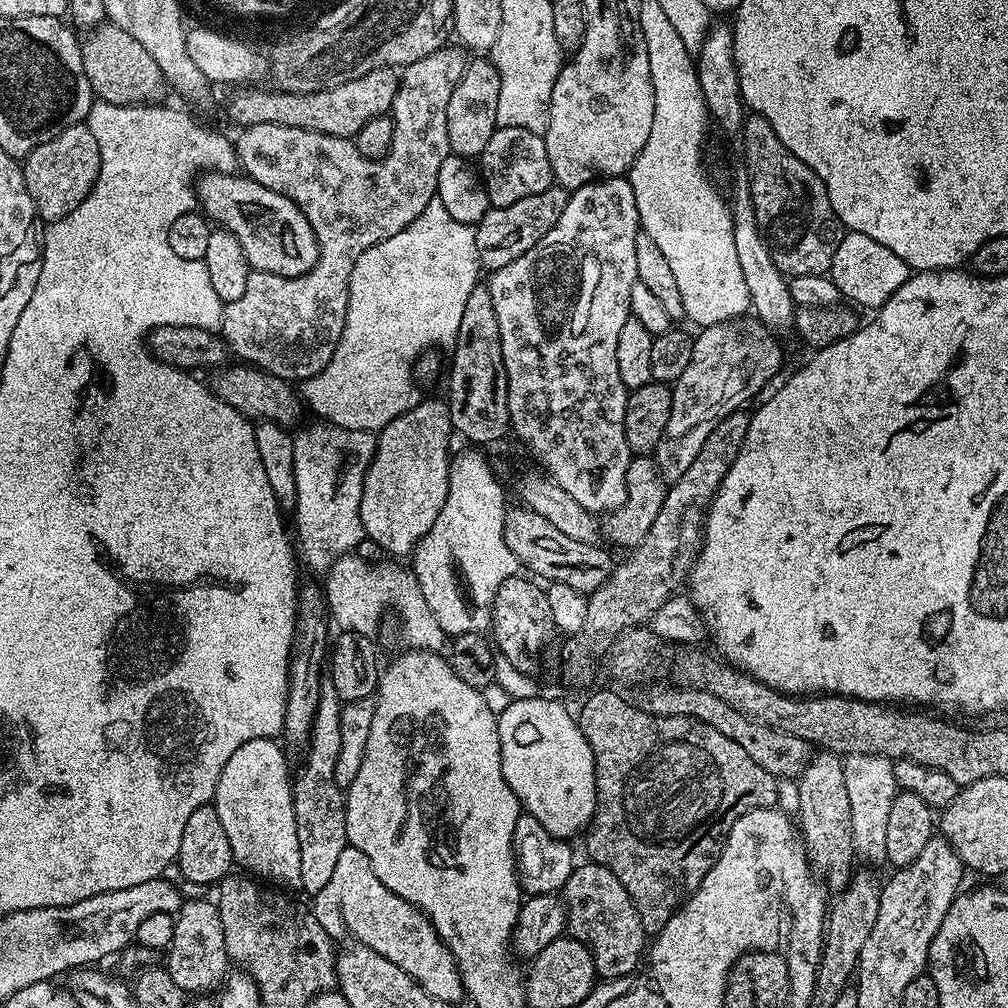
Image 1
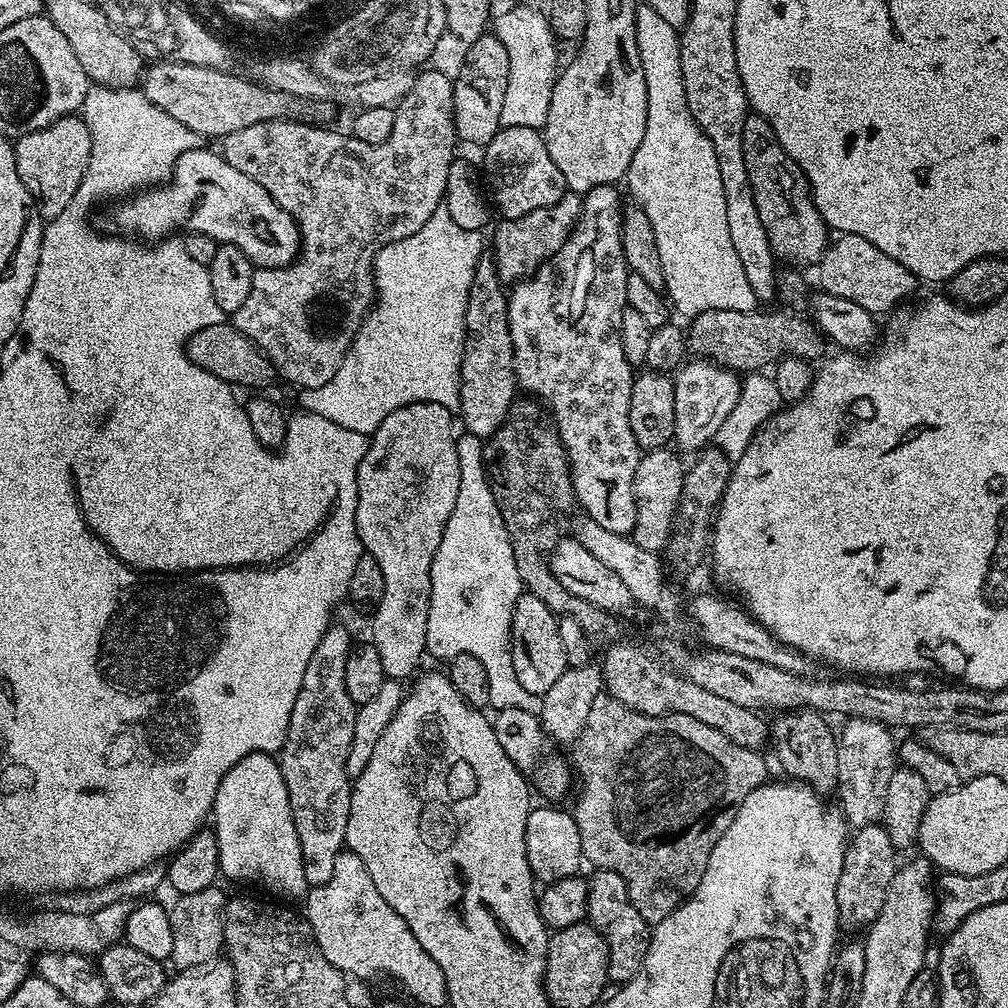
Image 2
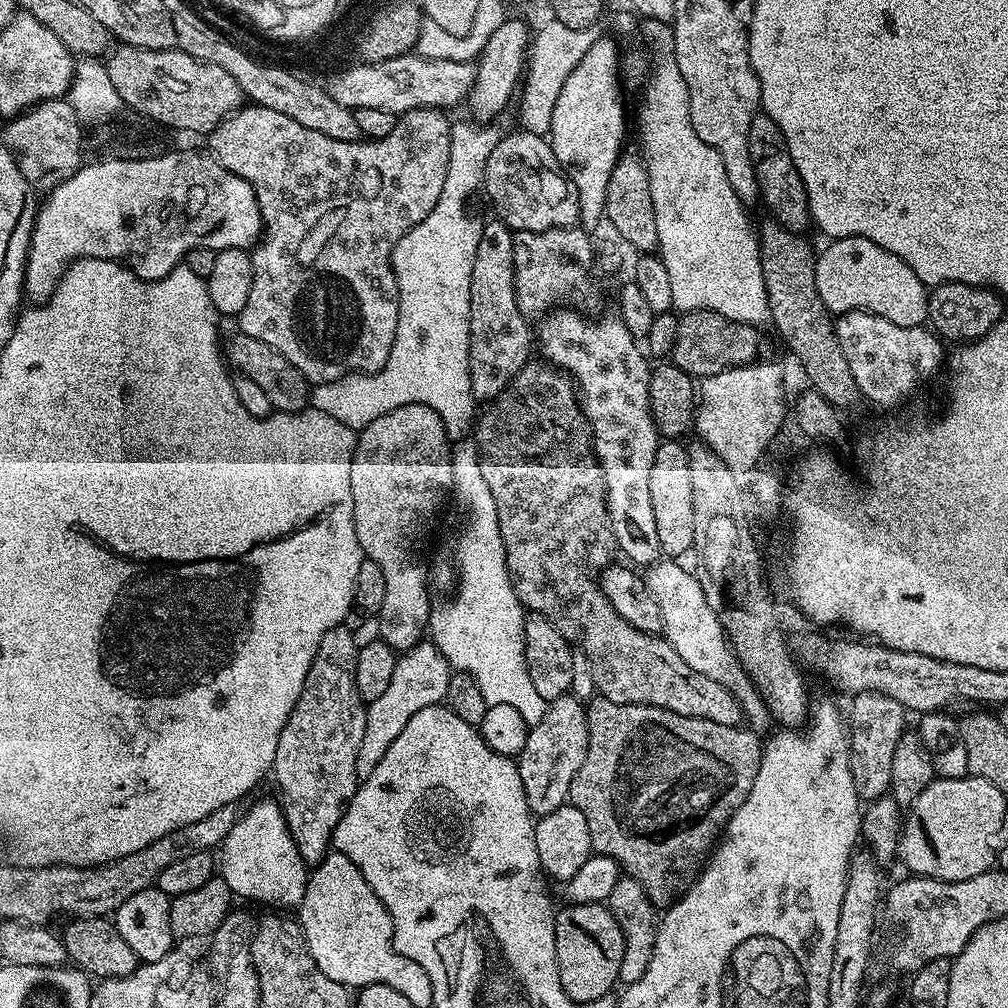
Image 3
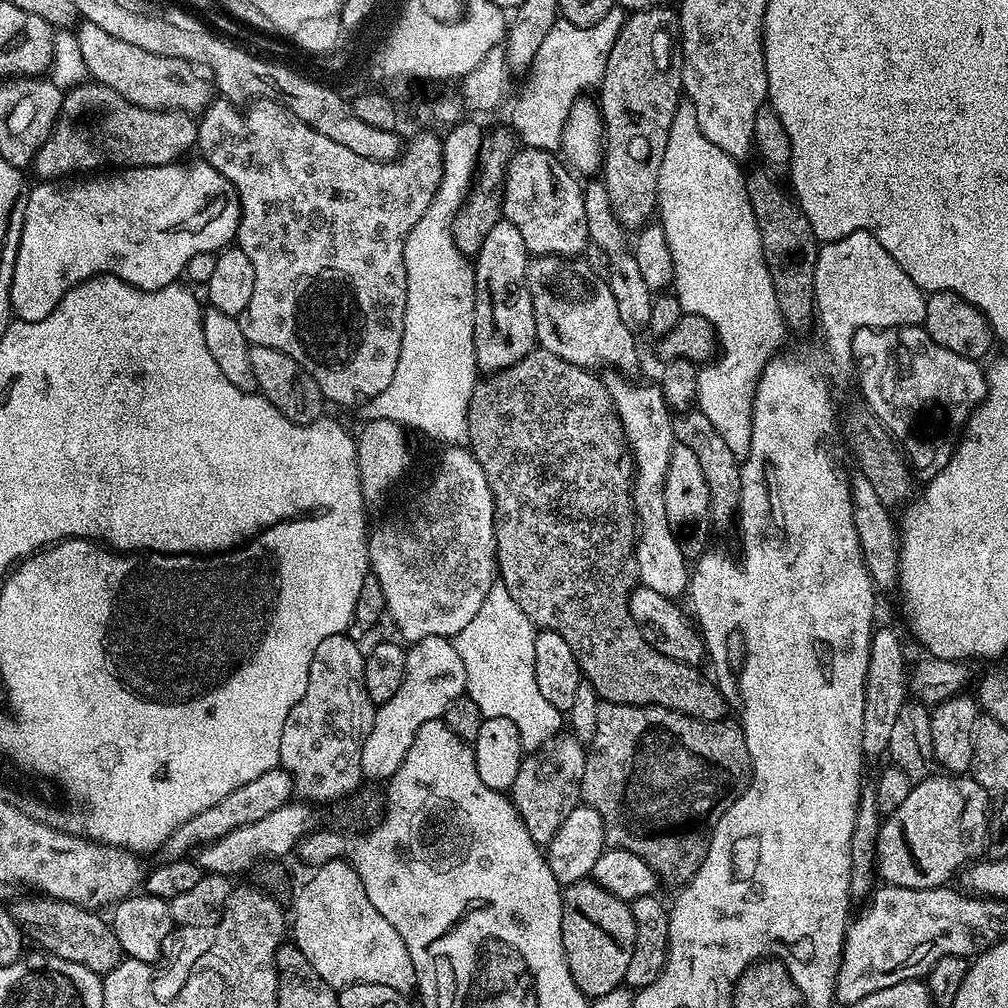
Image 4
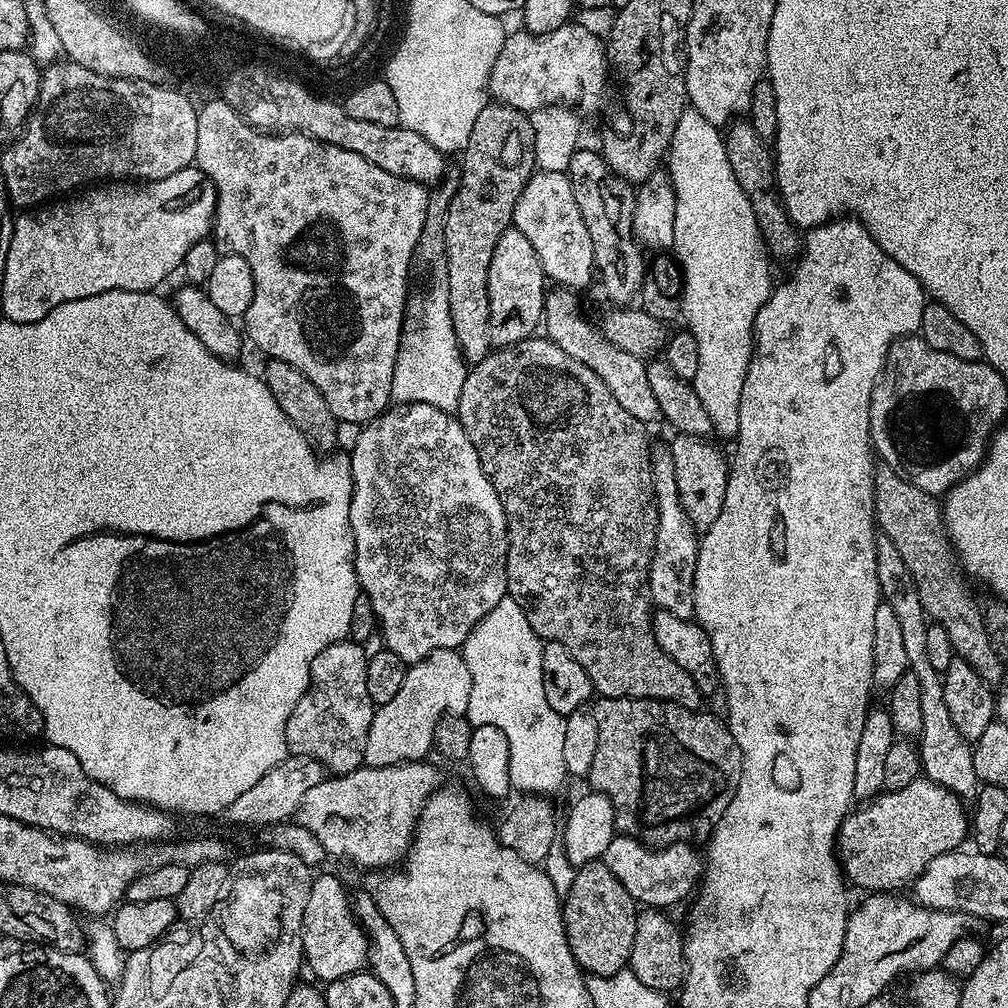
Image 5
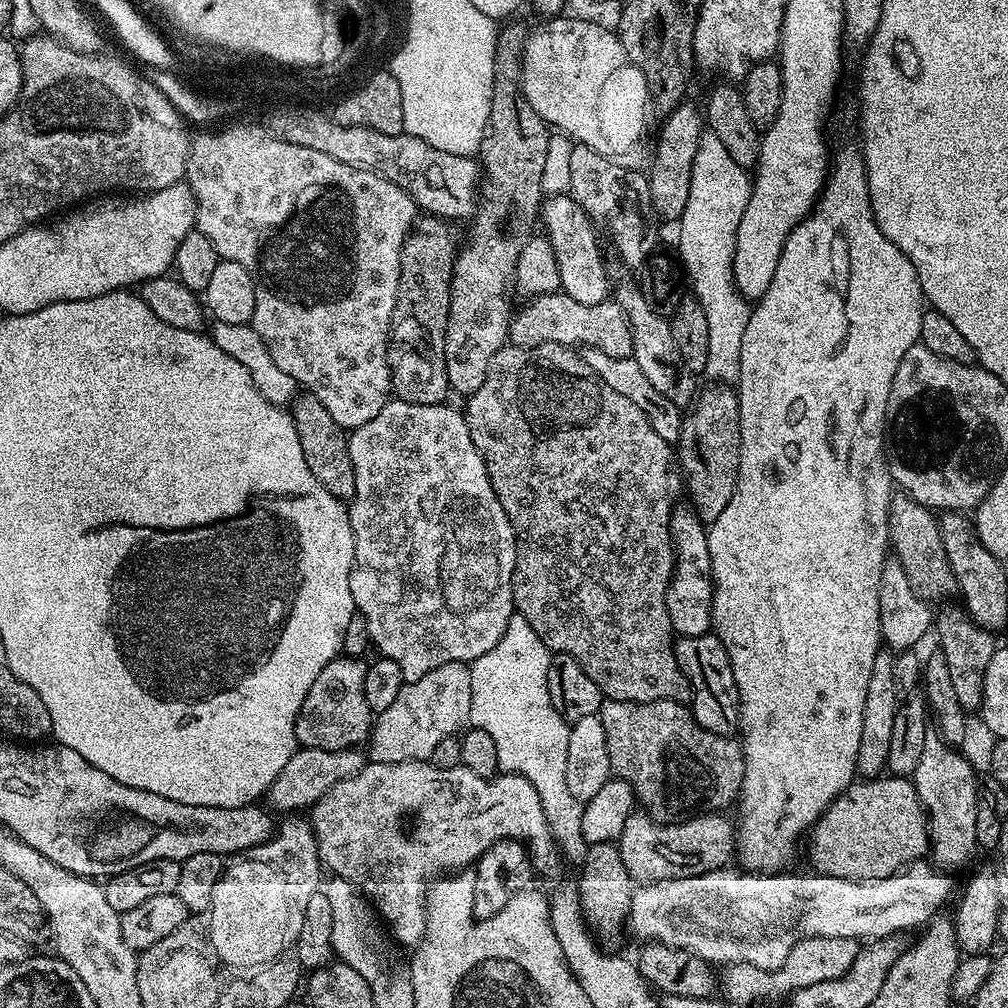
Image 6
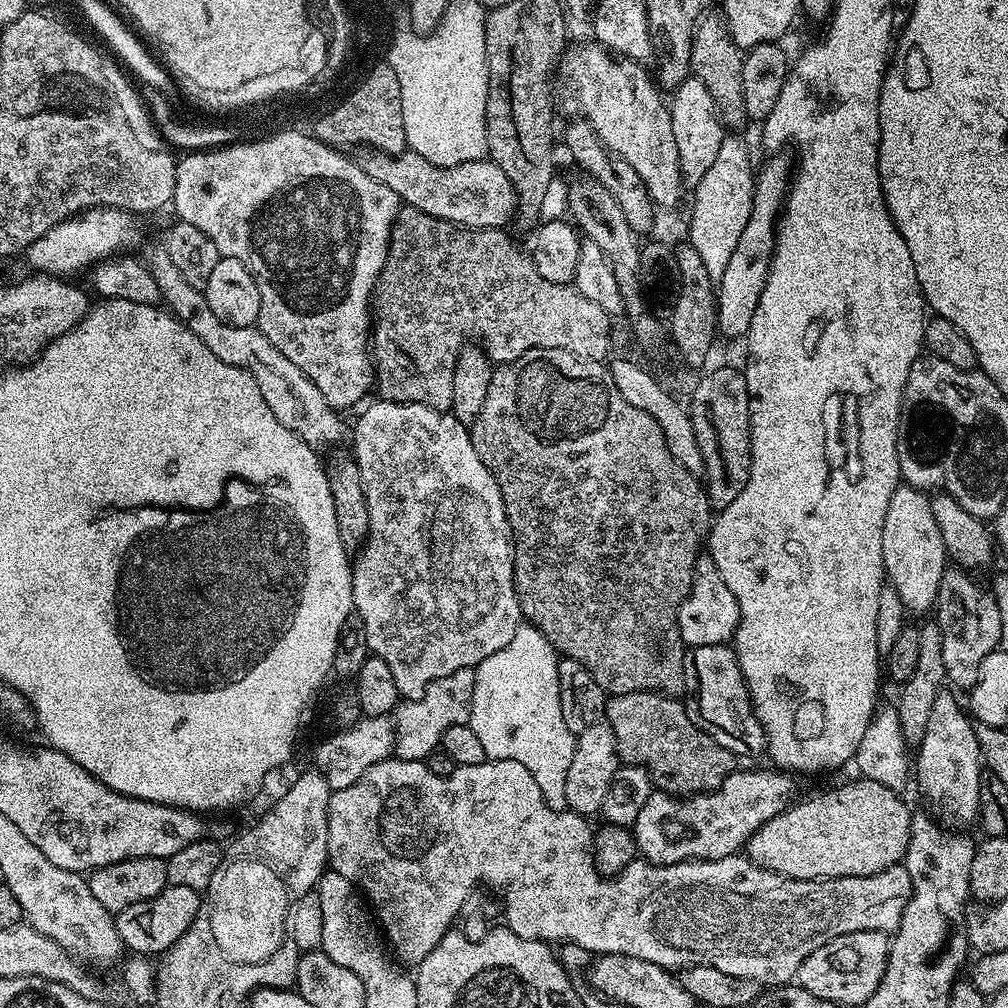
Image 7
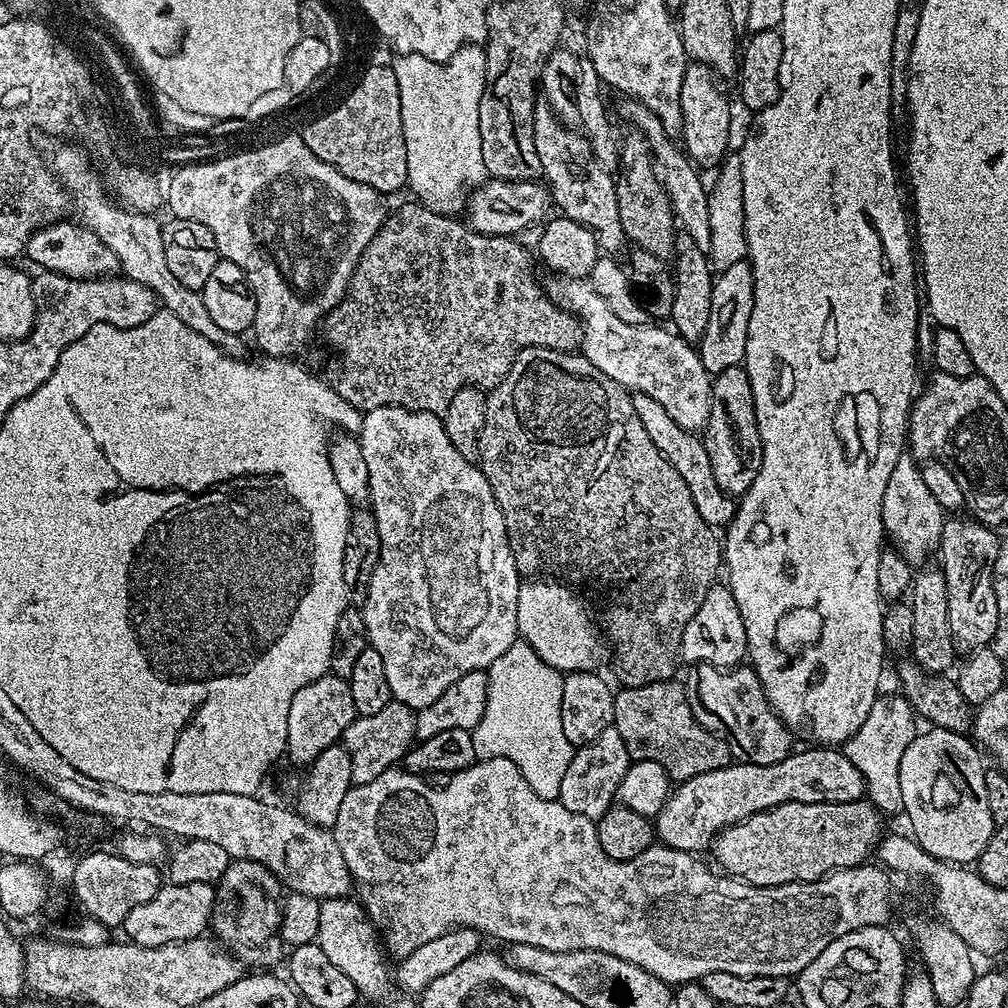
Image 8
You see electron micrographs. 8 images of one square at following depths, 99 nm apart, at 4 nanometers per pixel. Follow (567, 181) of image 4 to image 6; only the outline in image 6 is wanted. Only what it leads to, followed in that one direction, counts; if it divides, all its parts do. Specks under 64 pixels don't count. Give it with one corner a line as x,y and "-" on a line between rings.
571,195
548,196
543,201
542,232
548,237
550,246
554,246
554,258
558,258
560,287
565,296
586,306
601,304
610,296
610,280
608,284
608,272
604,269
604,256
600,253
595,231
591,218

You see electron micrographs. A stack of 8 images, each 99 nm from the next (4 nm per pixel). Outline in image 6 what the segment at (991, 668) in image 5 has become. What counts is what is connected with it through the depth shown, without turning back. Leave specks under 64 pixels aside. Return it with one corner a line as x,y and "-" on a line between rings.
907,494
893,495
888,511
888,539
895,559
906,570
906,578
910,578
910,588
914,590
914,594
929,602
935,602
939,596
957,595
954,570
950,568
950,562
946,558
940,521
933,509
922,506

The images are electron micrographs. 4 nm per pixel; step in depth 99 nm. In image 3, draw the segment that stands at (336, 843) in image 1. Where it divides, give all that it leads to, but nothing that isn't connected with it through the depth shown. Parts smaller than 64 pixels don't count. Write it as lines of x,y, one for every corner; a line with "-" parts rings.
347,625
328,630
319,643
310,670
303,683
302,694
295,703
294,710
279,735
275,751
272,776
280,792
281,812
287,820
291,837
298,846
299,856
307,867
316,867
331,849
334,826
341,820
347,804
358,787
357,754
361,746
363,731
366,728
366,702
358,694
354,682
354,666
357,665
358,640
355,640

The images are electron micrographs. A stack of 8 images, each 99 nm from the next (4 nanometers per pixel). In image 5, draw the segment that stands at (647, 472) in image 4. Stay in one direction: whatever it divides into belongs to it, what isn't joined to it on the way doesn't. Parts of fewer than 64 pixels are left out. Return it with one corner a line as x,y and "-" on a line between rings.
653,447
652,485
660,509
660,525
656,527
656,549
652,555
652,565
648,567
648,585
652,603
659,611
674,614
674,618
690,620
696,614
692,587
700,541
696,529
692,527
690,518
682,506
682,498
678,498
678,482
674,478
674,458
671,447

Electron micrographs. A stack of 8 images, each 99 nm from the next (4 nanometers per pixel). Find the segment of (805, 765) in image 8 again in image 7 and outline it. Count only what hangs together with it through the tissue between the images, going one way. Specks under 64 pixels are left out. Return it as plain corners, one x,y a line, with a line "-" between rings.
737,770
716,791
699,792
696,796
677,798
653,790
634,825
639,855
652,864
717,860
737,855
760,827
793,803
796,784
792,780
795,779
787,771
771,771

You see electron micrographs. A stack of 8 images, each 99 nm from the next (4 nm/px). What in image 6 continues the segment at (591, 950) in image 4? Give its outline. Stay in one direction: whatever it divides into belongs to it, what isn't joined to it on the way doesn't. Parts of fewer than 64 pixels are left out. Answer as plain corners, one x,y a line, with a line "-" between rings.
619,843
589,844
584,859
579,861
578,868
580,868
580,880
578,879
580,910
584,914
584,919
589,929
601,941
612,940
620,931
625,931
634,891
632,875
622,863

